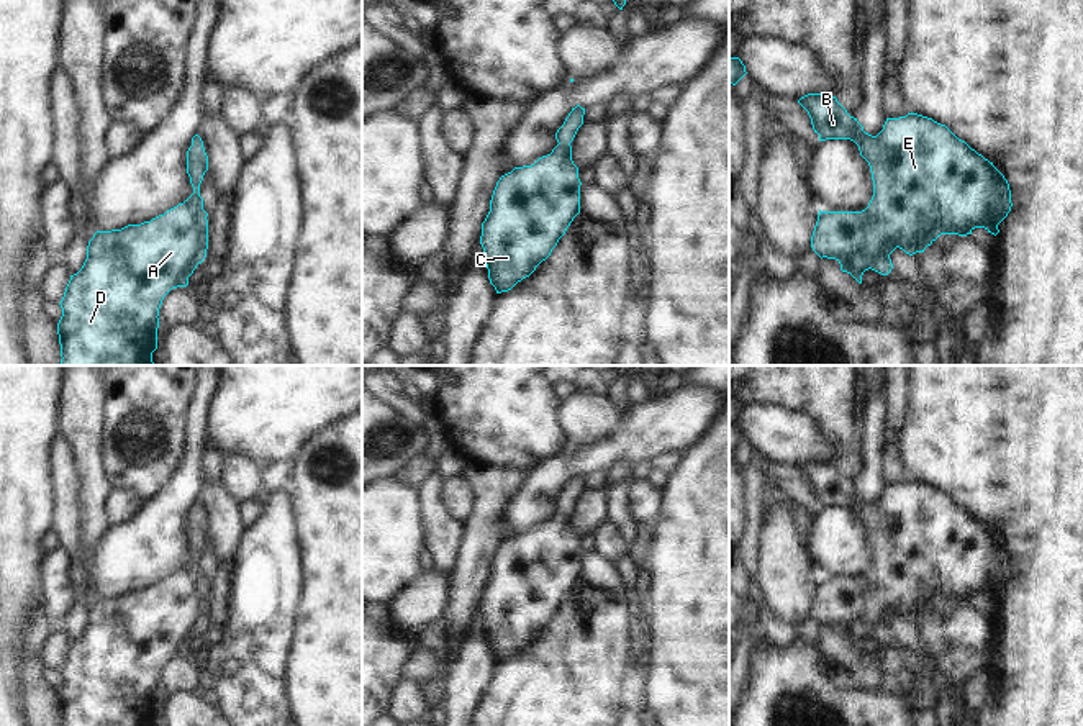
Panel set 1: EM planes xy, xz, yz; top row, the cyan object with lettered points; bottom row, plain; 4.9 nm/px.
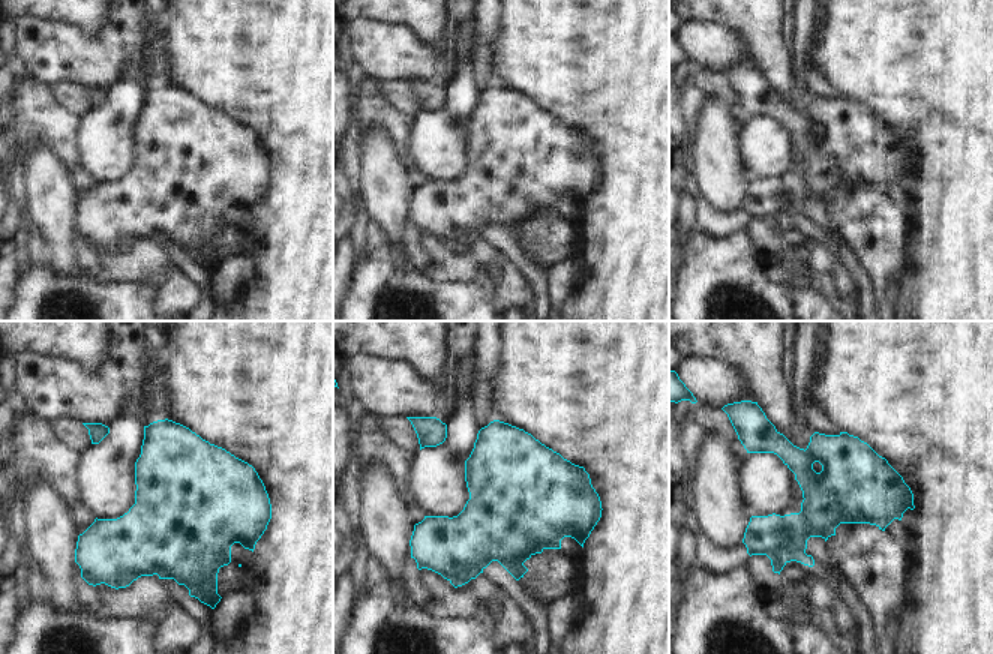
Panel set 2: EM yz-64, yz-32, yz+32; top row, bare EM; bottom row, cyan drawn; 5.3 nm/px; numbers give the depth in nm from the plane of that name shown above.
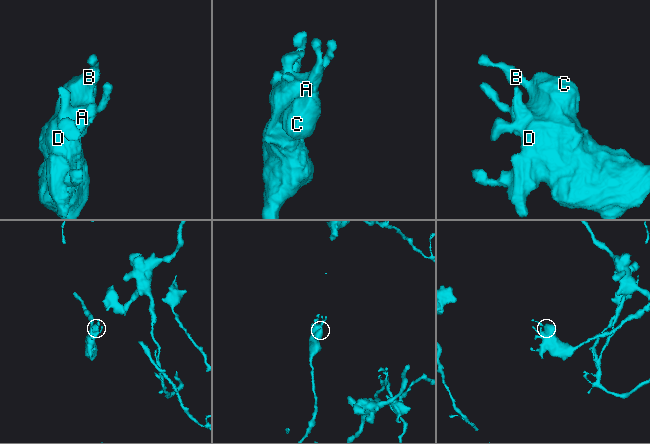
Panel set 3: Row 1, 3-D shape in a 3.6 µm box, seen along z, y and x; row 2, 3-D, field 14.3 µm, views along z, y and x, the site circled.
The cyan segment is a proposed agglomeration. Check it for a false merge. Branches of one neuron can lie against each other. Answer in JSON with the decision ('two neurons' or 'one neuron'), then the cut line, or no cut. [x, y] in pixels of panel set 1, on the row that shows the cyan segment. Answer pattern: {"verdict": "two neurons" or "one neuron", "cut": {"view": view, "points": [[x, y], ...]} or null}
{"verdict": "one neuron", "cut": null}

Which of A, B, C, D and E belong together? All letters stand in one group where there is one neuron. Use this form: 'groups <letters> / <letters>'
groups A B C D E

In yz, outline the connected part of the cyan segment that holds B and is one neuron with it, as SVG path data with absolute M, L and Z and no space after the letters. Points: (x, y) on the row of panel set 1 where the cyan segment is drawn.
M808 93L798 103L808 111L819 141L850 139L859 146L860 156L870 166L873 197L868 206L862 211L819 210L811 236L813 251L821 259L836 259L841 264L841 270L850 274L859 284L862 284L862 275L868 269L888 275L893 269L890 254L896 247L913 256L924 252L940 234L967 236L975 228L985 228L995 236L999 233L998 225L1008 216L1013 206L1009 184L993 162L958 139L945 125L918 113L908 113L899 118L886 118L883 129L877 136L872 136L863 131L857 118L850 116L836 97Z

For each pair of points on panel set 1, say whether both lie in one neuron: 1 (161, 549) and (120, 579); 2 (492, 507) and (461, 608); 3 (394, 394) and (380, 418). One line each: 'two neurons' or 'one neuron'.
1: one neuron
2: one neuron
3: two neurons

